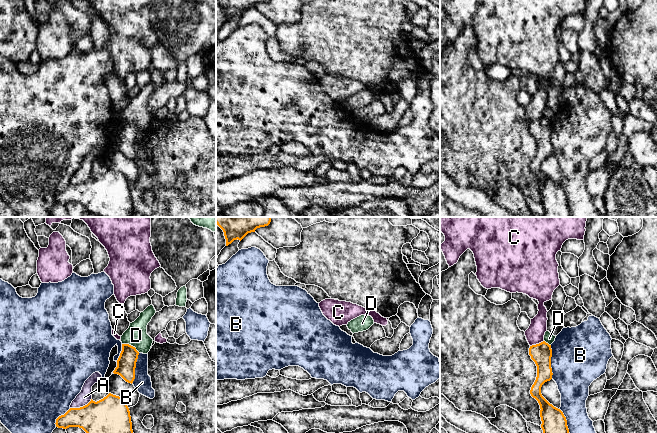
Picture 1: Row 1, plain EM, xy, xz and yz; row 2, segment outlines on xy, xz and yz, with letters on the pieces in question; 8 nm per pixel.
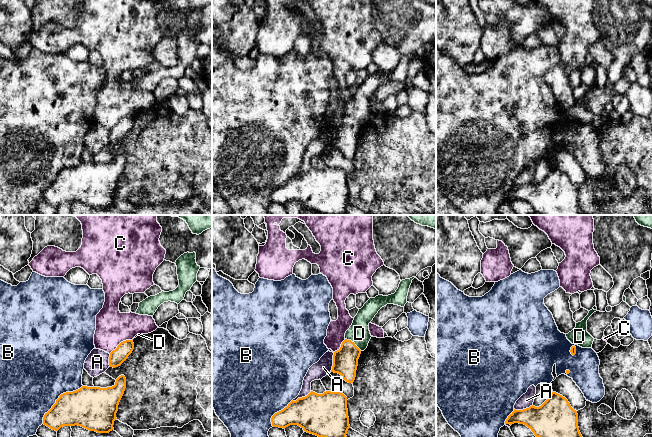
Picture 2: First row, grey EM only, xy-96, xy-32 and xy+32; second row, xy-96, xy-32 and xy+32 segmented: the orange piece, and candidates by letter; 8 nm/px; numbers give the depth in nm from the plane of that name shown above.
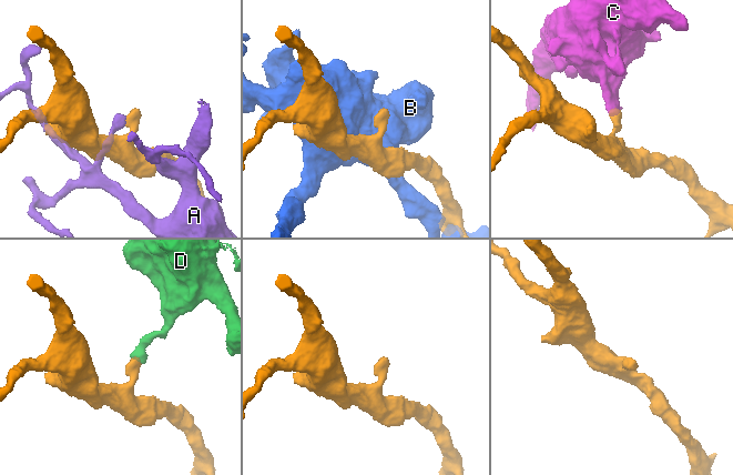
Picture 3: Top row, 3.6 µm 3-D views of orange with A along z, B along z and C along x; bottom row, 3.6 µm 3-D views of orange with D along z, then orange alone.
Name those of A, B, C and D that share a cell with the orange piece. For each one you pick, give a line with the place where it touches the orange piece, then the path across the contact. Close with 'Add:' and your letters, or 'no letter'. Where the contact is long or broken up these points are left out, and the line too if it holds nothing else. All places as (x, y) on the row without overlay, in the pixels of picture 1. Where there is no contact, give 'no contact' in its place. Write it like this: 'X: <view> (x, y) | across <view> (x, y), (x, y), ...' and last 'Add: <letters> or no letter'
Add: no letter

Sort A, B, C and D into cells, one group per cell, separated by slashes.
A / B / C / D

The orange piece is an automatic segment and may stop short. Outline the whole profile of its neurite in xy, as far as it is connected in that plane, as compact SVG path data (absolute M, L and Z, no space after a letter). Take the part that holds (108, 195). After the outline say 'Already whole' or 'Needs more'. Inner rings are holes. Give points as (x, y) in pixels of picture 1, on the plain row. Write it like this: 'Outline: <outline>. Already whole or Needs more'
Outline: M109 169L103 175L91 177L80 184L70 184L64 191L56 195L56 203L82 204L89 213L99 217L132 217L134 212L129 184L123 174Z. Already whole

